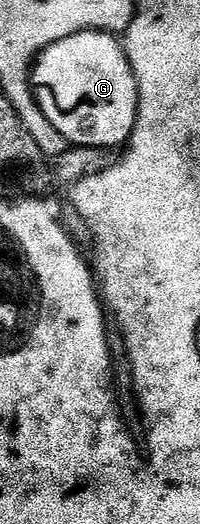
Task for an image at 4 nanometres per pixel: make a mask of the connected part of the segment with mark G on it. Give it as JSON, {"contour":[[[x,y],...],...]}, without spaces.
{"contour":[[[81,32],[48,45],[34,61],[30,83],[40,110],[71,145],[121,149],[134,132],[138,80],[115,33]]]}

